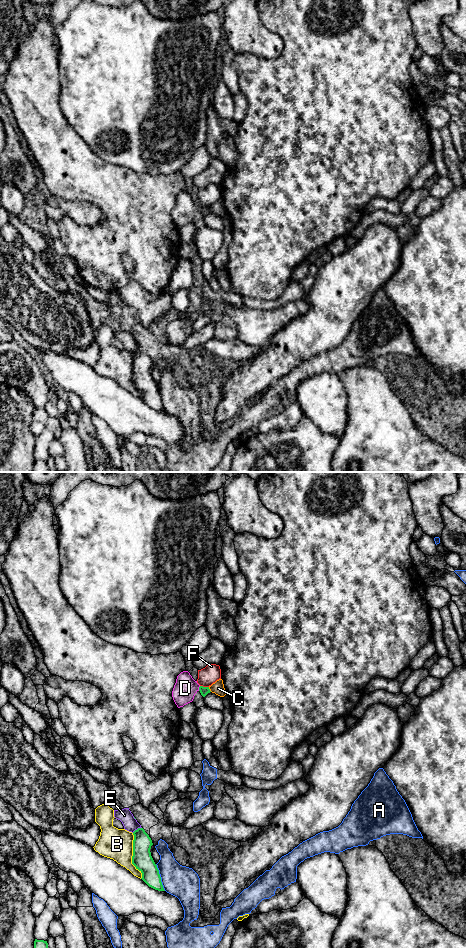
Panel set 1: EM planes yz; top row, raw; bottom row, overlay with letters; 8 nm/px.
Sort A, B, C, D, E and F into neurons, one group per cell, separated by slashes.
A / B / C D / E / F

